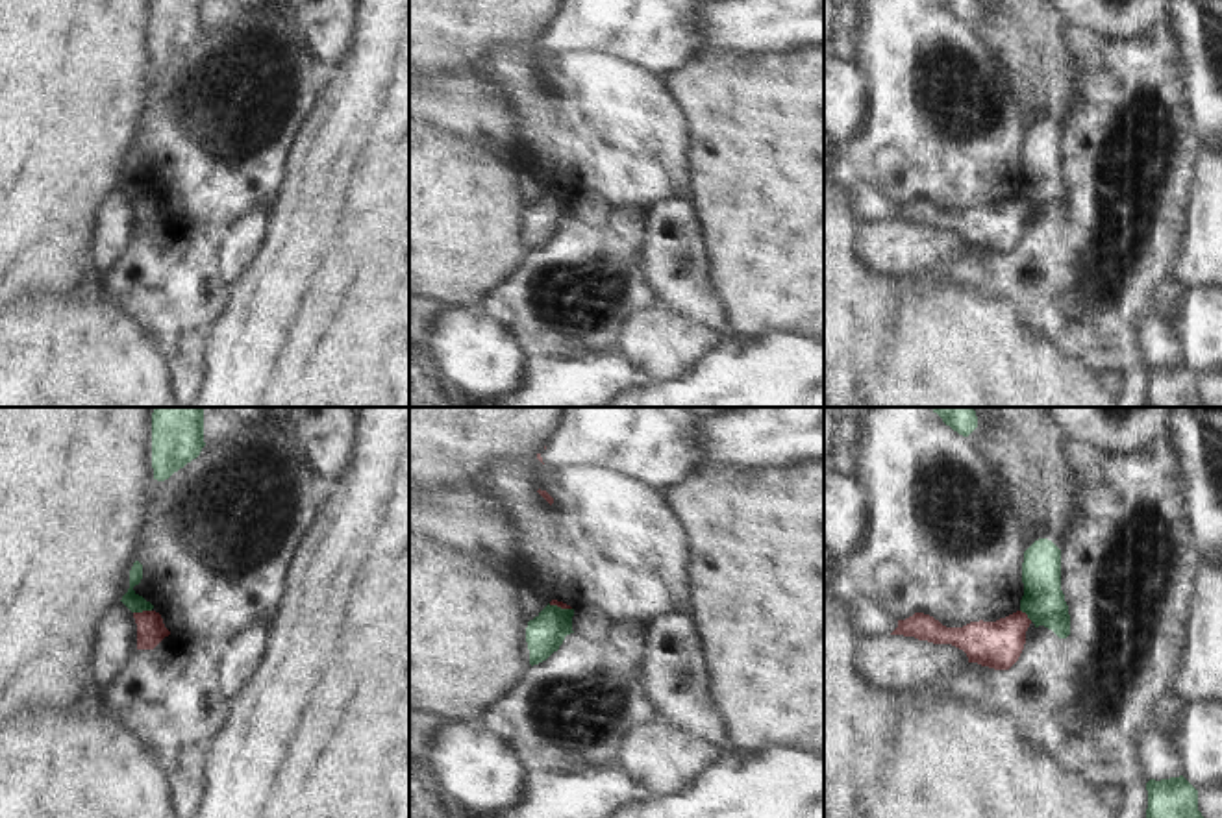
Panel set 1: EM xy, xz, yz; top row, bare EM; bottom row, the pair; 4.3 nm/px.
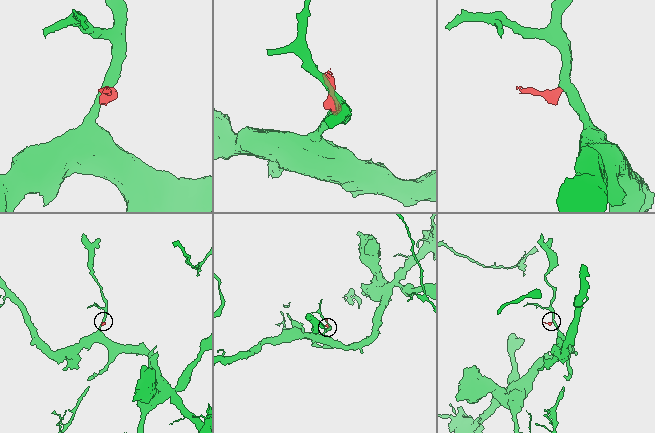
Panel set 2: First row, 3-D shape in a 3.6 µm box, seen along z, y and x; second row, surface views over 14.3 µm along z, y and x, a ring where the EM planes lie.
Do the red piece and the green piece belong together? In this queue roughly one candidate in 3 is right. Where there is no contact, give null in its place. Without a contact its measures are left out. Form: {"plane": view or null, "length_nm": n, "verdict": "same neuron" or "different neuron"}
{"plane": "xy", "length_nm": 80, "verdict": "different neuron"}

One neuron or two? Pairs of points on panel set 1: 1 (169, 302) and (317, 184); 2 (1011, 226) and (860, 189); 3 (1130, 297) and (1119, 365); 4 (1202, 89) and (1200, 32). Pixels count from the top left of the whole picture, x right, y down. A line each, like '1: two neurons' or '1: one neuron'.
1: two neurons
2: one neuron
3: one neuron
4: one neuron

